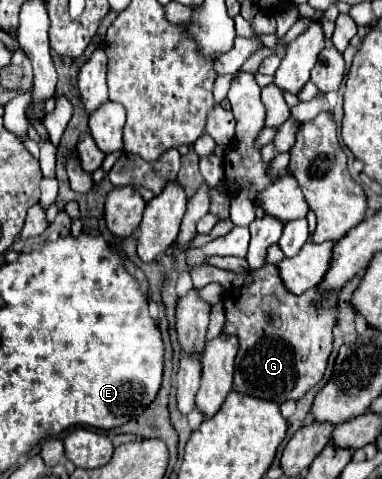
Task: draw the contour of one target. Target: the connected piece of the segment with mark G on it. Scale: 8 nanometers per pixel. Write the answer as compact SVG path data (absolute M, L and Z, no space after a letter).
M277 266L249 270L253 282L231 288L223 296L227 322L223 332L239 338L239 354L235 358L237 392L257 398L285 402L299 400L325 374L327 358L333 348L333 326L337 324L339 290L321 294L319 286L303 296L291 294L277 272Z

